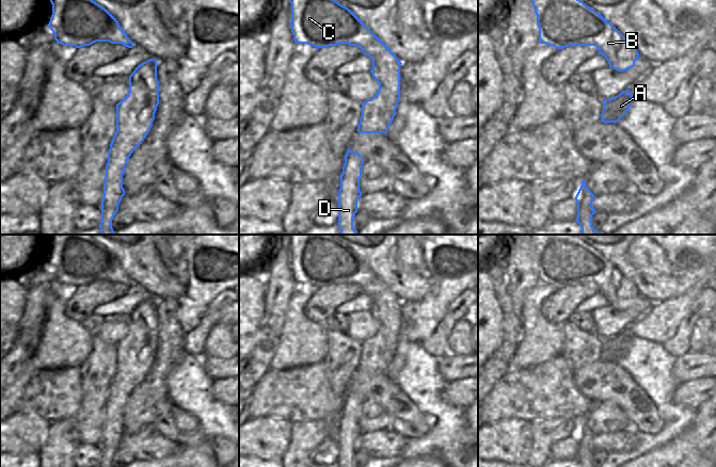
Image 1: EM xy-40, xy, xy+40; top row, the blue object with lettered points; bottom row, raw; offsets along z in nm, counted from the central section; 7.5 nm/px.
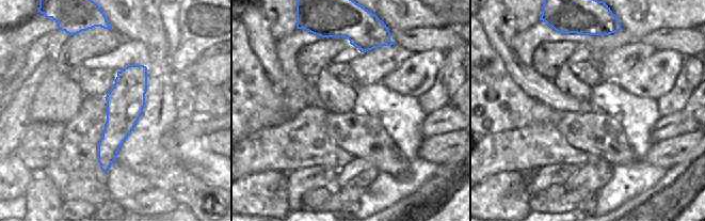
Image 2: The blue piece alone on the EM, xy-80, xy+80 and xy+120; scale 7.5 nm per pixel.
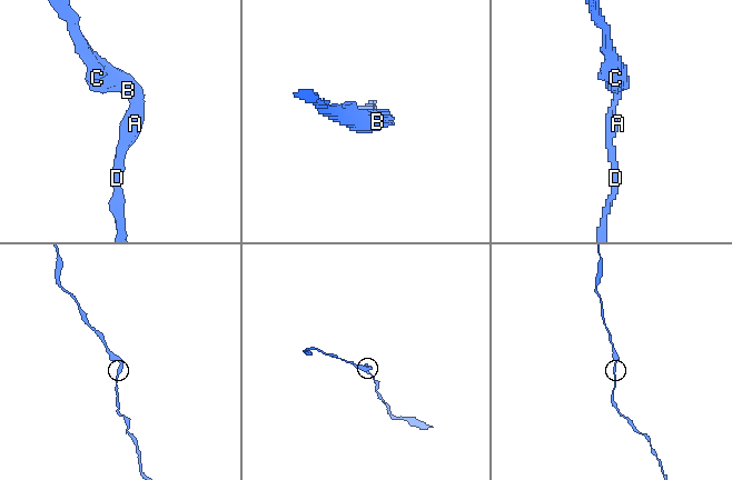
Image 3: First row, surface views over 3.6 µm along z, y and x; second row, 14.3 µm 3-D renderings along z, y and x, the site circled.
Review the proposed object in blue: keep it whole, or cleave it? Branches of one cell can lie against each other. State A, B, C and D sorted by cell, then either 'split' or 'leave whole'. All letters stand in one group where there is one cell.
A B C D | leave whole

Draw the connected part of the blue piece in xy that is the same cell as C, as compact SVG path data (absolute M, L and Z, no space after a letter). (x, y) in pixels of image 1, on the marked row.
M289 0L291 21L289 23L296 44L307 44L316 48L327 48L339 44L359 46L372 60L370 70L379 83L377 94L362 103L359 133L387 133L396 115L400 100L400 66L396 54L348 7L336 0Z

